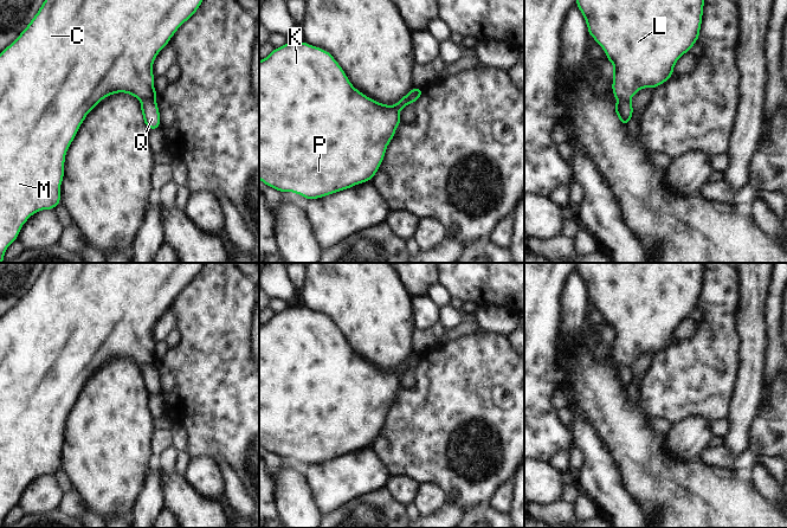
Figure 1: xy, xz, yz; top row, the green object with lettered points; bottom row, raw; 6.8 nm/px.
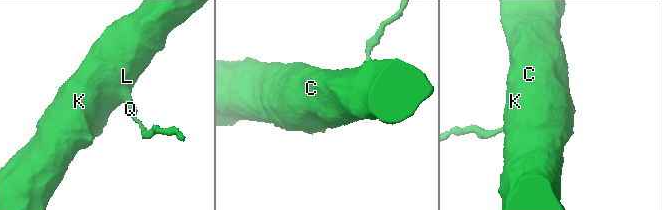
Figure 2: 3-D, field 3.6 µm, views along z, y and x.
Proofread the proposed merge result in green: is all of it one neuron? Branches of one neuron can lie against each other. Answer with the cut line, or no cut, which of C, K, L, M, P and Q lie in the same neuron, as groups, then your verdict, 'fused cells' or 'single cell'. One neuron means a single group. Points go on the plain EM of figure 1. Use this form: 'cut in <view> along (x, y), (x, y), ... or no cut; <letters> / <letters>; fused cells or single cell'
cut in xy along (155, 364), (146, 364), (142, 367); C K L M P / Q; fused cells

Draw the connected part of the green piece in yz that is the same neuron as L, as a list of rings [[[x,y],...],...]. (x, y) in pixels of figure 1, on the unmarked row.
[[[576,263],[588,298],[604,314],[613,329],[613,361],[618,366],[631,366],[643,353],[654,354],[673,340],[679,322],[690,316],[698,305],[704,263]]]

